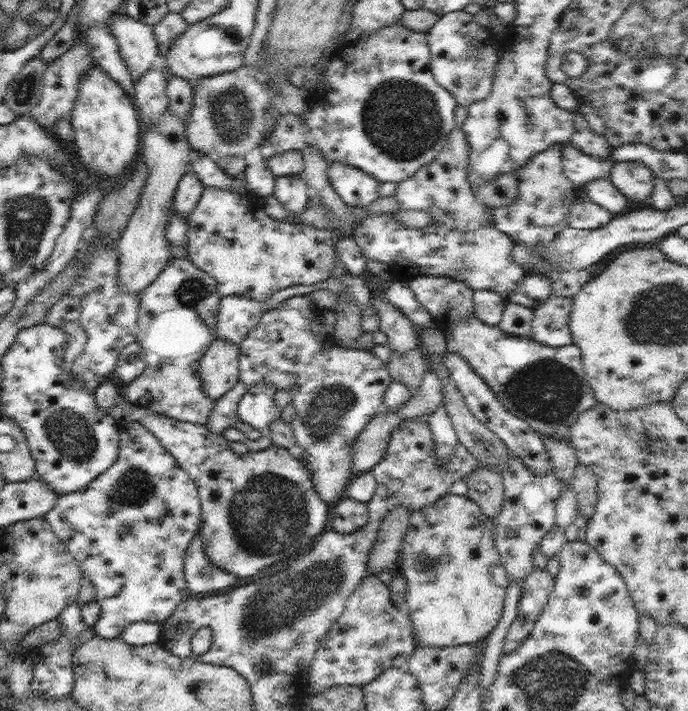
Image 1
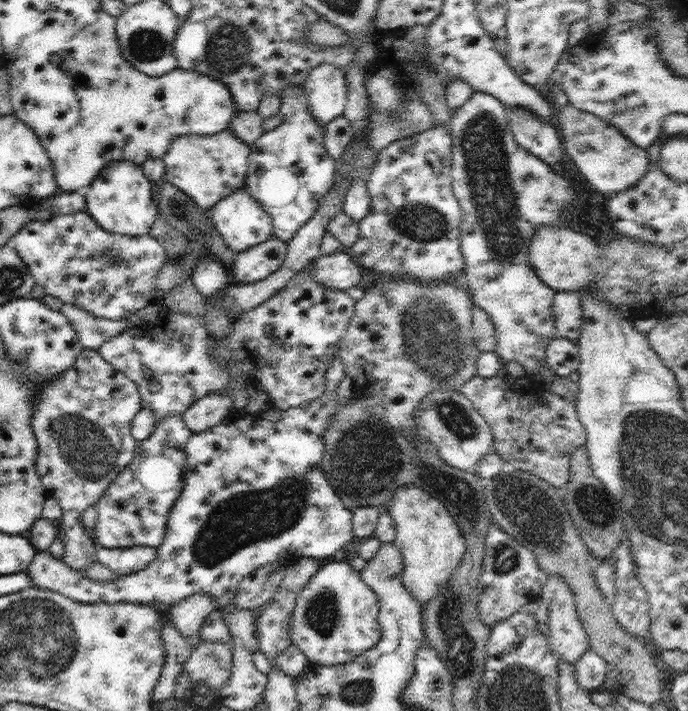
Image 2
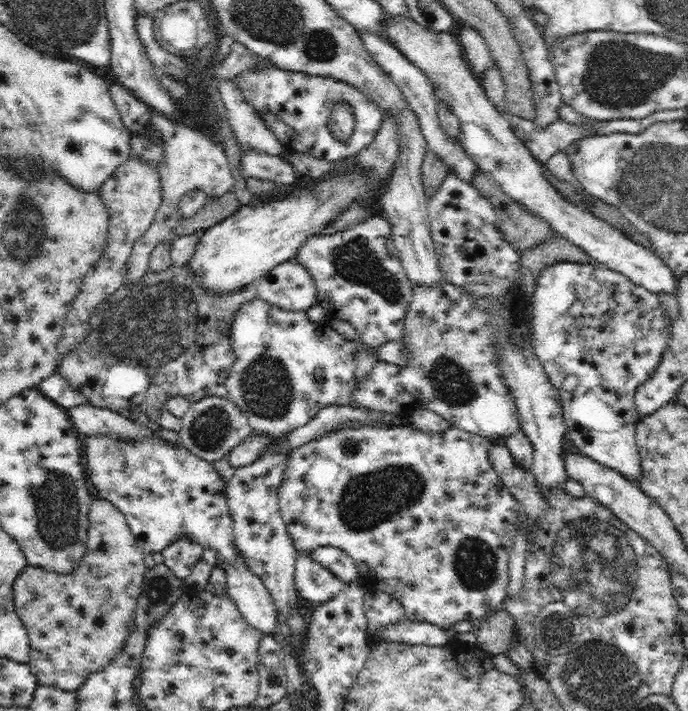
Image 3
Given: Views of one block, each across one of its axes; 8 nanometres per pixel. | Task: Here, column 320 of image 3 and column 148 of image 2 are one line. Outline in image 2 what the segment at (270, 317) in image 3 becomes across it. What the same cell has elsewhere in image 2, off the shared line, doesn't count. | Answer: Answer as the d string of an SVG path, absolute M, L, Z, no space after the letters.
M163 311L156 321L130 327L104 342L98 351L115 370L122 372L136 384L141 397L141 408L152 411L157 423L172 413L184 415L184 412L200 398L210 394L222 394L228 388L231 379L226 368L216 363L215 358L209 353L214 338L209 332L203 316Z

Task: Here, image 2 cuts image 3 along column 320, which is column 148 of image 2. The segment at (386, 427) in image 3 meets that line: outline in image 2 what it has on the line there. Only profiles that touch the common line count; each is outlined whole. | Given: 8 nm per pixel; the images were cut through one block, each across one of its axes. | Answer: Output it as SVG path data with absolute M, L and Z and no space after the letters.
M169 414L155 424L154 432L150 434L148 440L137 444L134 458L128 466L112 481L104 491L100 502L96 504L98 510L95 524L97 545L104 548L125 549L133 546L149 546L155 549L162 544L165 539L167 522L170 510L174 506L174 500L182 494L184 488L184 465L186 464L186 453L184 447L188 443L192 434L190 428L185 424L184 415Z

